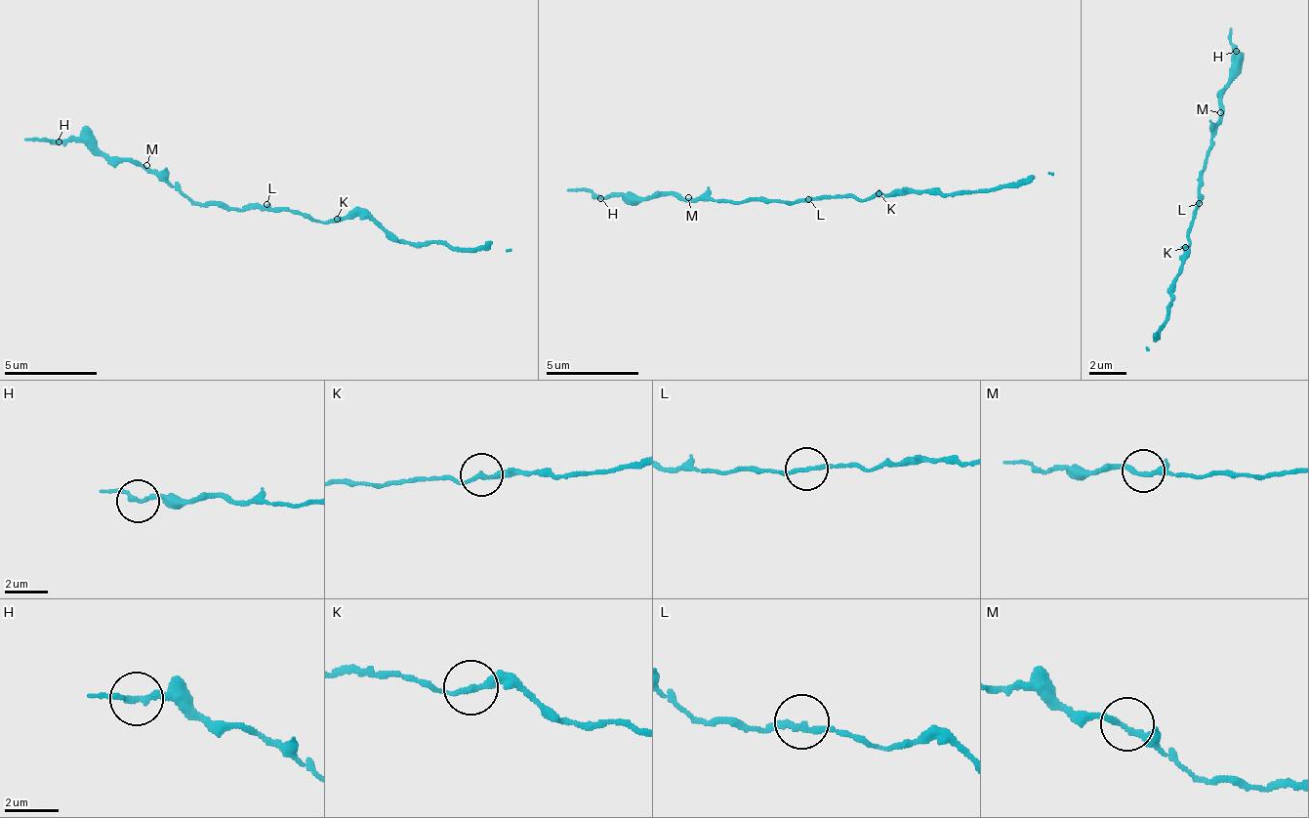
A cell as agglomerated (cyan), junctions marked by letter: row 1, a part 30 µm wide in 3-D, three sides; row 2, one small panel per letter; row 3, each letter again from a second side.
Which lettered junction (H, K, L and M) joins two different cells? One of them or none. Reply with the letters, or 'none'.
none

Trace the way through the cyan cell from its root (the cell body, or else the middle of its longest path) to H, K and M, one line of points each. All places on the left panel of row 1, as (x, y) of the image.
H: (266, 211), (187, 201), (155, 174), (128, 161), (109, 161), (100, 148), (86, 148), (81, 142), (59, 142)
K: (266, 211), (299, 211), (304, 217), (312, 218), (317, 222), (336, 220)
M: (266, 211), (220, 208), (216, 203), (187, 201), (179, 190), (160, 183), (146, 165)

